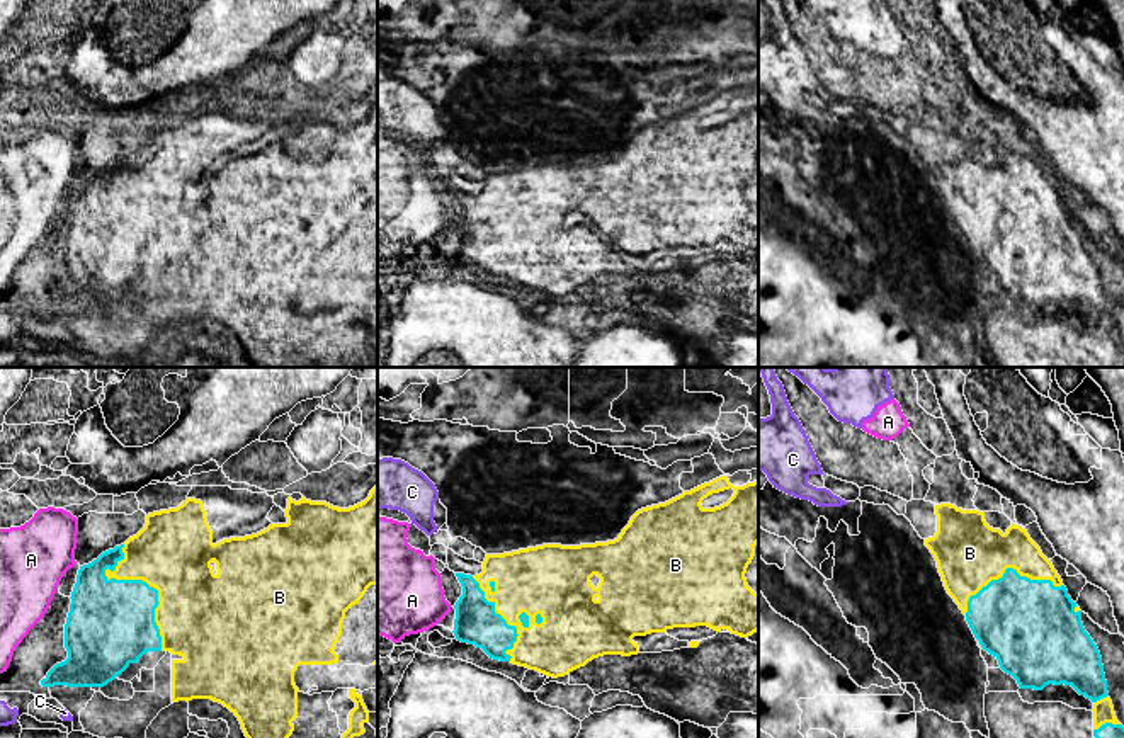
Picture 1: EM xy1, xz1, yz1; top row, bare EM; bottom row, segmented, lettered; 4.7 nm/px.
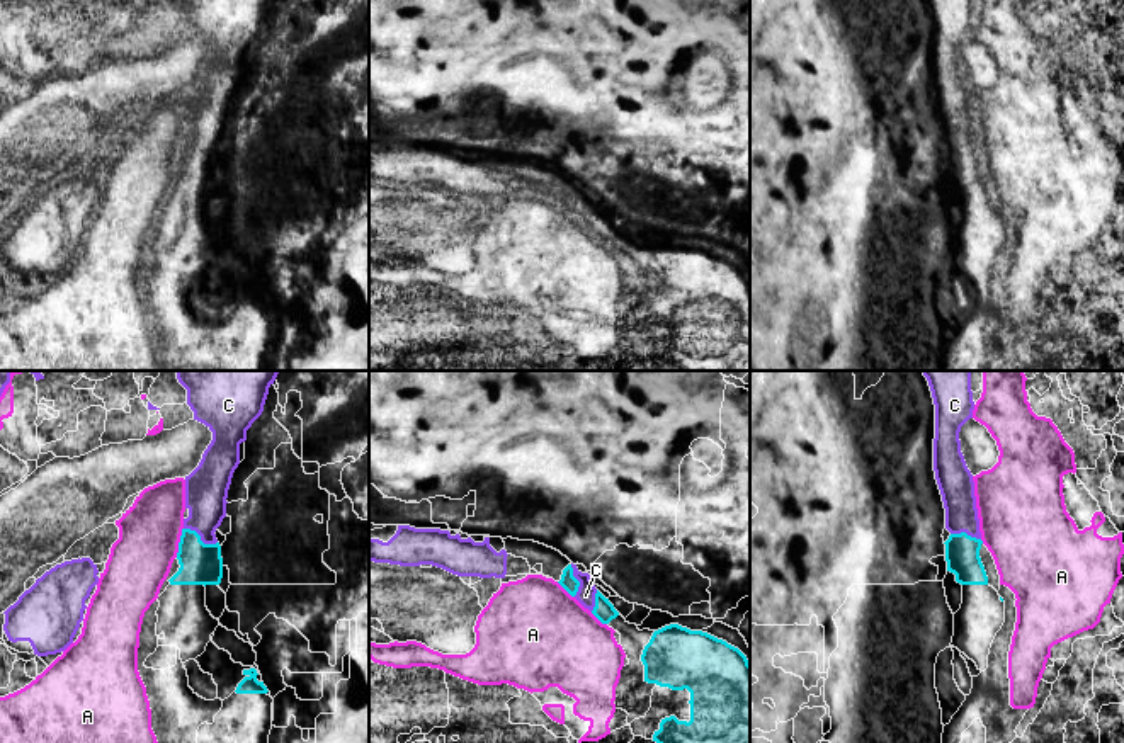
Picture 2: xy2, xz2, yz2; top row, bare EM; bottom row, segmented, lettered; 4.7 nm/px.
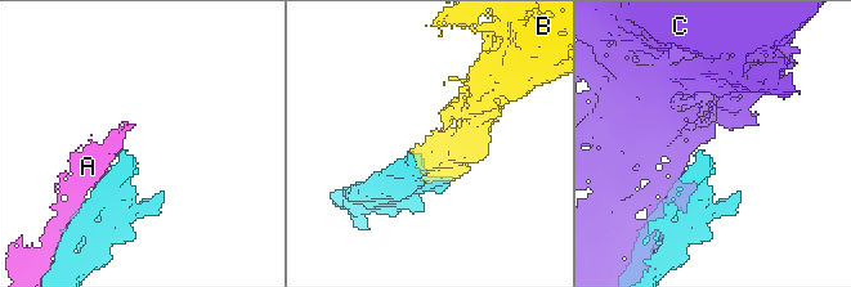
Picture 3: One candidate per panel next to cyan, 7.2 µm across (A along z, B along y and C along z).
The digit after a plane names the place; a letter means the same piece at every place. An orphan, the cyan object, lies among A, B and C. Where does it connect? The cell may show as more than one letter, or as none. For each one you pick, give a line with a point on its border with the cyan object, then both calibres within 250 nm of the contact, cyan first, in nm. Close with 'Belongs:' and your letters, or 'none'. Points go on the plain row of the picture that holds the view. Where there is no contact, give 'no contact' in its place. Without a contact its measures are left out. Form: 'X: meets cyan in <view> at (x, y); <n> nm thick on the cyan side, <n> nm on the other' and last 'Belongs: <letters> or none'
B: meets cyan in xy1 at (141, 199); 420 nm thick on the cyan side, 380 nm on the other
Belongs: B

